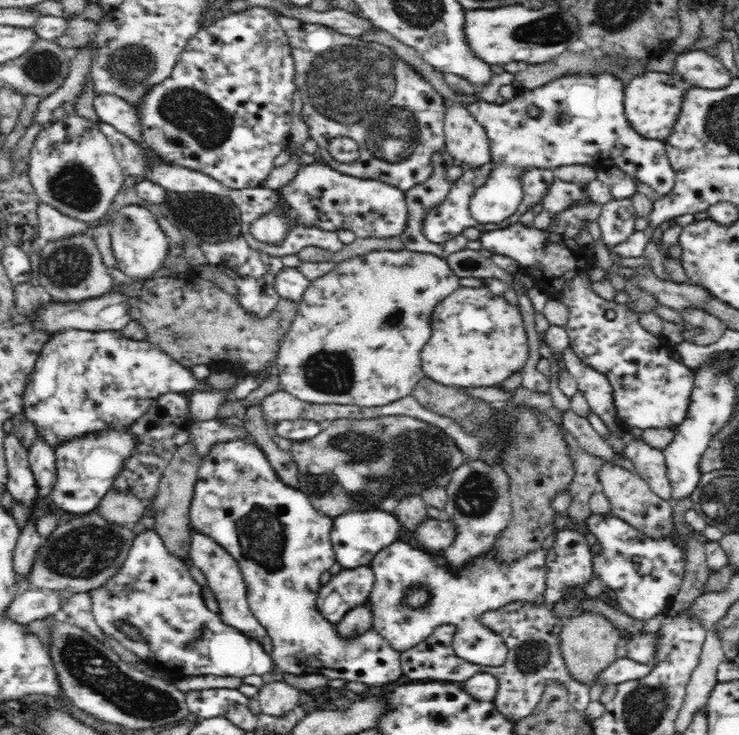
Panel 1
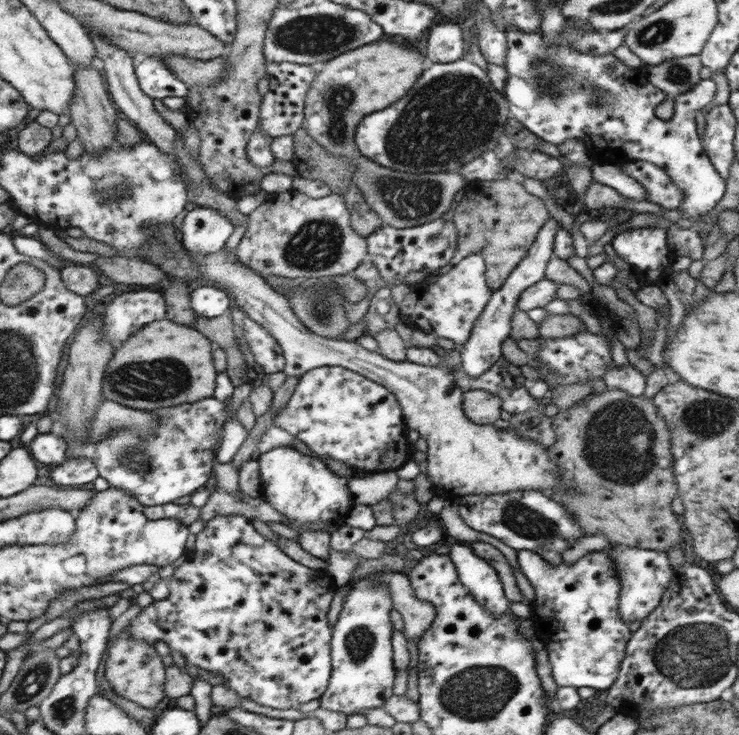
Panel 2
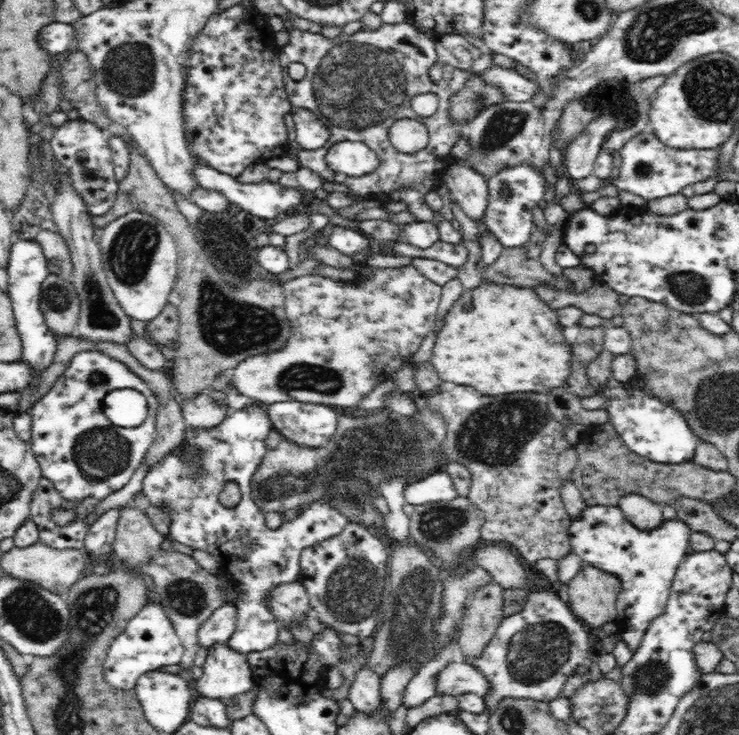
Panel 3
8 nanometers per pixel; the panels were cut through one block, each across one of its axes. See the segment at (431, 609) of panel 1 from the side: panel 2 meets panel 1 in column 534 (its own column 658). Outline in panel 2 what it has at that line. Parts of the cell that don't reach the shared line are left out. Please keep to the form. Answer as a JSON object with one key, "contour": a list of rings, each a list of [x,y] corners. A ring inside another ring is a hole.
{"contour":[[[609,547],[608,556],[619,570],[622,598],[619,599],[619,617],[631,623],[647,619],[662,602],[663,595],[674,580],[675,571],[664,551],[655,549]]]}

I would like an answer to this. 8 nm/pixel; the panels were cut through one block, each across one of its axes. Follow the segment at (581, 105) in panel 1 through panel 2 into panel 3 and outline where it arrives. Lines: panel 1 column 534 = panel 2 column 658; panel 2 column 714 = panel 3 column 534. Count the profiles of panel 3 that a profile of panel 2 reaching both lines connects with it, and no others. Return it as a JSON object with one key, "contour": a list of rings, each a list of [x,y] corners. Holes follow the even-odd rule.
{"contour":[[[496,65],[484,70],[482,79],[484,79],[486,85],[500,87],[500,91],[506,101],[530,101],[538,90],[543,89],[539,82],[531,82],[520,76],[515,70]],[[524,161],[516,165],[502,165],[492,177],[487,178],[489,188],[486,212],[482,222],[496,235],[505,247],[524,247],[530,238],[530,232],[535,230],[532,221],[532,208],[544,199],[546,181],[536,165]],[[502,188],[508,188],[510,195],[502,197]]]}

